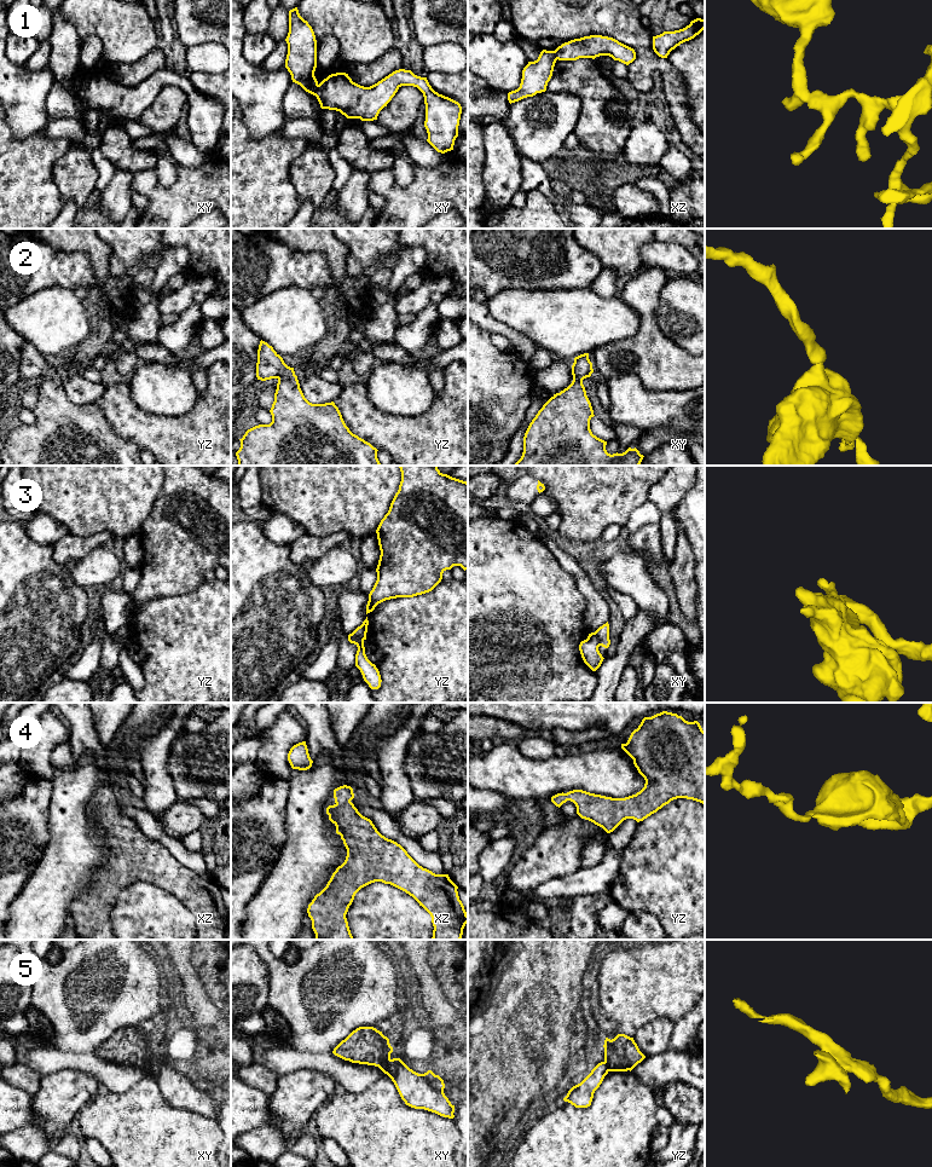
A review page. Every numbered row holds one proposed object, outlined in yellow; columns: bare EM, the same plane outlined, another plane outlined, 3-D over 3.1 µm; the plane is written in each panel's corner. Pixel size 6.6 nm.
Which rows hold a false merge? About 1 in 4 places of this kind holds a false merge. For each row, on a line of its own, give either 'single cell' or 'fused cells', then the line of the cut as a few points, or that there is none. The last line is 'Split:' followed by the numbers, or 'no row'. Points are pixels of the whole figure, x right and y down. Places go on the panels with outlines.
1: fused cells; cut in xy along (318, 85), (316, 96)
2: single cell; no cut
3: fused cells; cut in xy along (594, 633), (600, 645)
4: single cell; no cut
5: fused cells; cut in xy along (391, 1059), (383, 1072)
Split: 1, 3, 5

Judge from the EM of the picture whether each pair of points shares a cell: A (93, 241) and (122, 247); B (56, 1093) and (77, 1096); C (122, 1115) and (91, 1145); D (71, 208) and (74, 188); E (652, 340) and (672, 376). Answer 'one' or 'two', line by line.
A: two
B: one
C: two
D: two
E: one

